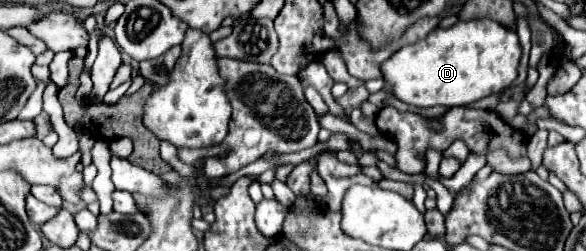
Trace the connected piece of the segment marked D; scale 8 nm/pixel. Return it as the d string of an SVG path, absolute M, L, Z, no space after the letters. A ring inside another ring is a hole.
M479 18L469 22L459 20L451 28L435 28L433 32L429 32L429 36L417 40L417 44L401 46L389 60L381 64L381 74L383 74L383 82L391 88L395 98L399 98L405 104L421 106L421 108L441 104L453 108L453 106L465 106L477 102L485 96L505 90L517 78L519 58L521 58L521 46L515 32L501 28L499 22L489 18L483 20Z

